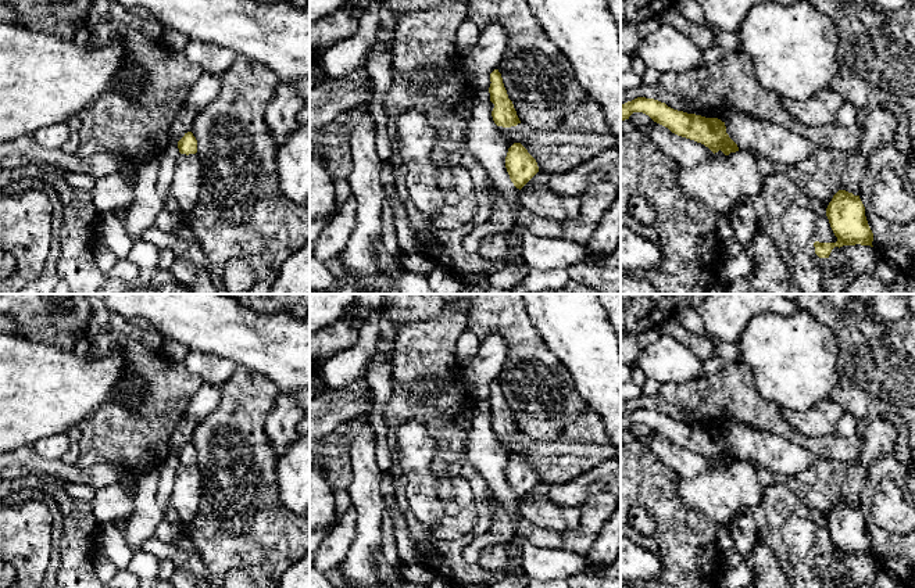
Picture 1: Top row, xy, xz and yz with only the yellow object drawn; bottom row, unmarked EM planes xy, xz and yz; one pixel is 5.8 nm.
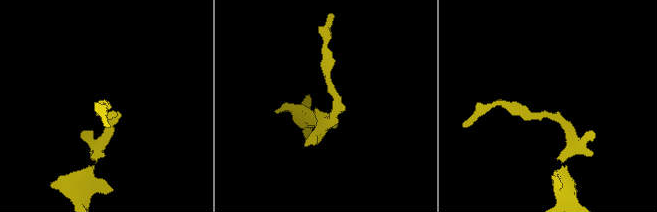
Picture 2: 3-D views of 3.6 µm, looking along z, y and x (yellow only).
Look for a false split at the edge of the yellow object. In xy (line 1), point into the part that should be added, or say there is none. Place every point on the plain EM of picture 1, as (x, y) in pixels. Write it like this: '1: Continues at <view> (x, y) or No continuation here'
1: No continuation here

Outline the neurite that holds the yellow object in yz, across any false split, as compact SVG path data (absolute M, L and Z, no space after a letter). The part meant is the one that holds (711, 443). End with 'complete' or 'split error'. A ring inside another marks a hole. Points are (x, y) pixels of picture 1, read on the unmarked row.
M637 408L621 416L621 433L633 423L643 423L672 444L708 458L714 465L719 460L729 466L739 462L737 455L726 444L725 433L673 420L654 409Z | complete

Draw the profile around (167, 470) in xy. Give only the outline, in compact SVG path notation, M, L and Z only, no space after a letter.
M171 453L167 460L158 467L160 480L158 480L158 490L157 490L157 503L160 505L162 513L165 513L171 496L172 488L175 481L175 472L179 466L179 459L176 453Z

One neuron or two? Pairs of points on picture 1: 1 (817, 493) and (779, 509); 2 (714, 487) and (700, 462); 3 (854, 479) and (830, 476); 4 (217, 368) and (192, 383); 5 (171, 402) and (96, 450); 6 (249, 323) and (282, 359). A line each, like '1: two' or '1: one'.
1: two
2: two
3: one
4: two
5: one
6: one

